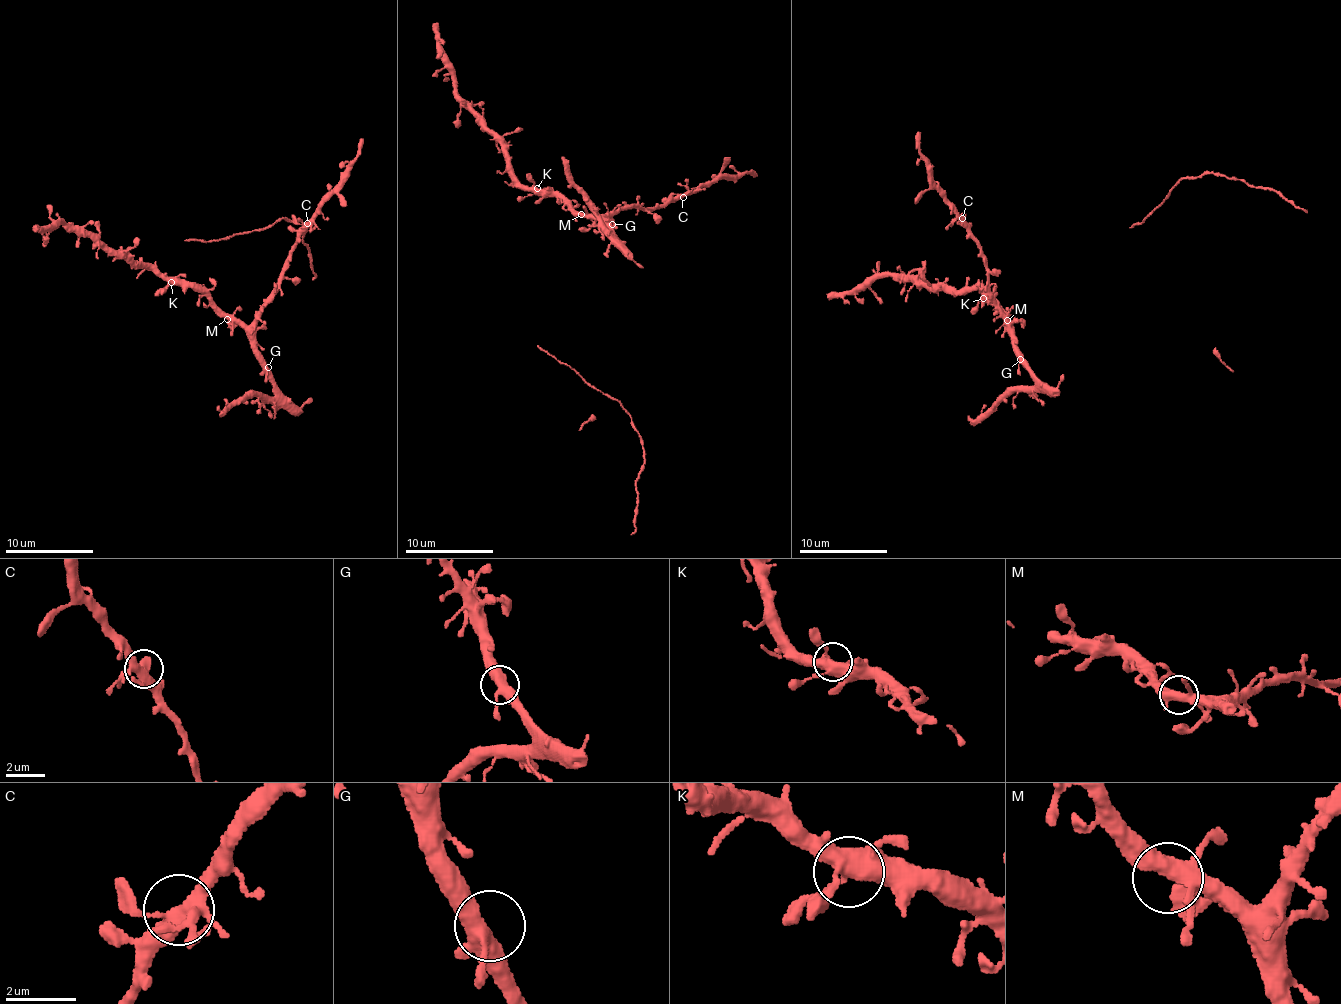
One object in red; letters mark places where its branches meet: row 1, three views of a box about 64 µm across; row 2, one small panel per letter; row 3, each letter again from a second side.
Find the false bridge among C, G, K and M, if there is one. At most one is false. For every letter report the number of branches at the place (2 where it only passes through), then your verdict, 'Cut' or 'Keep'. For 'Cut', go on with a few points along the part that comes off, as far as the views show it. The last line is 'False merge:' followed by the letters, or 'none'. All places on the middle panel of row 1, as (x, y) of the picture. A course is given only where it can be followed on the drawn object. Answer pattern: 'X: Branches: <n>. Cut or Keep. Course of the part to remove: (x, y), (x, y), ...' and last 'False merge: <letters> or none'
C: Branches: 5. Keep
G: Branches: 4. Keep
K: Branches: 5. Keep
M: Branches: 5. Keep
False merge: none

